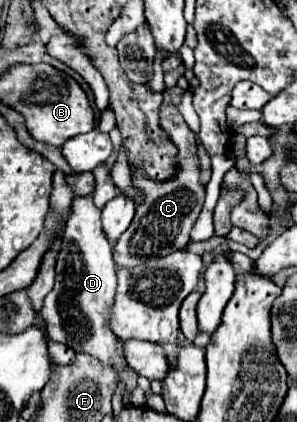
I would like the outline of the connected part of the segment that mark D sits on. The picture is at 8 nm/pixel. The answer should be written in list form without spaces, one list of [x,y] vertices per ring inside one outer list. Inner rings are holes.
[[[75,198],[71,216],[67,222],[67,228],[61,238],[61,248],[57,256],[57,278],[53,290],[47,294],[47,300],[43,304],[43,318],[47,324],[47,334],[53,342],[61,342],[67,348],[75,352],[87,352],[95,356],[101,362],[111,362],[119,370],[119,380],[127,382],[127,392],[123,394],[123,406],[129,404],[129,392],[137,386],[137,374],[127,368],[127,362],[123,360],[123,354],[119,352],[119,340],[117,336],[107,328],[107,310],[111,308],[111,300],[115,296],[115,262],[113,262],[113,252],[111,252],[111,242],[107,240],[103,228],[101,228],[101,210],[95,208],[93,198]]]

